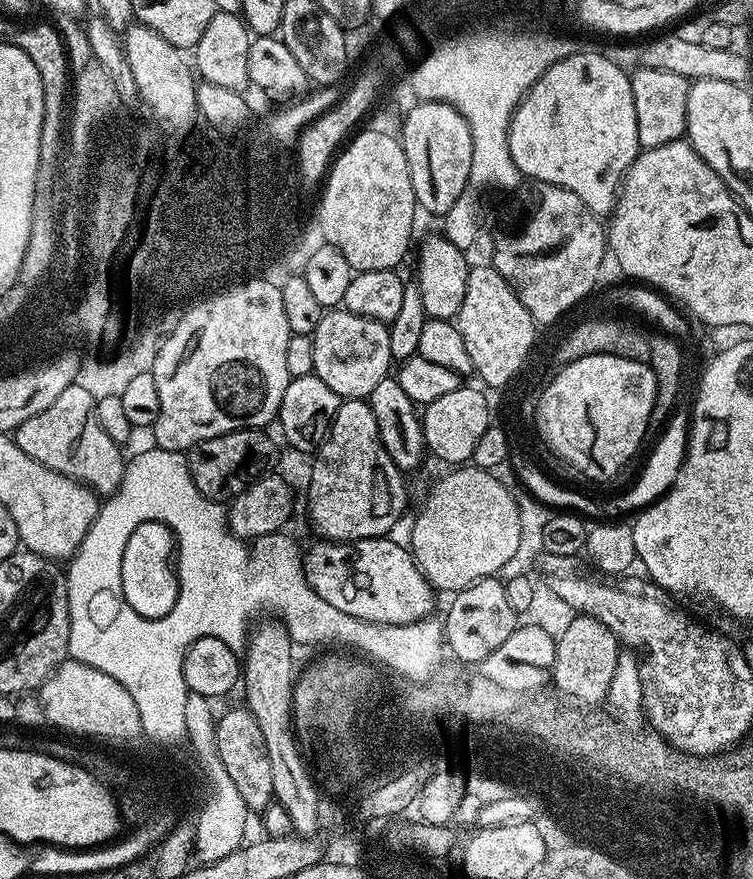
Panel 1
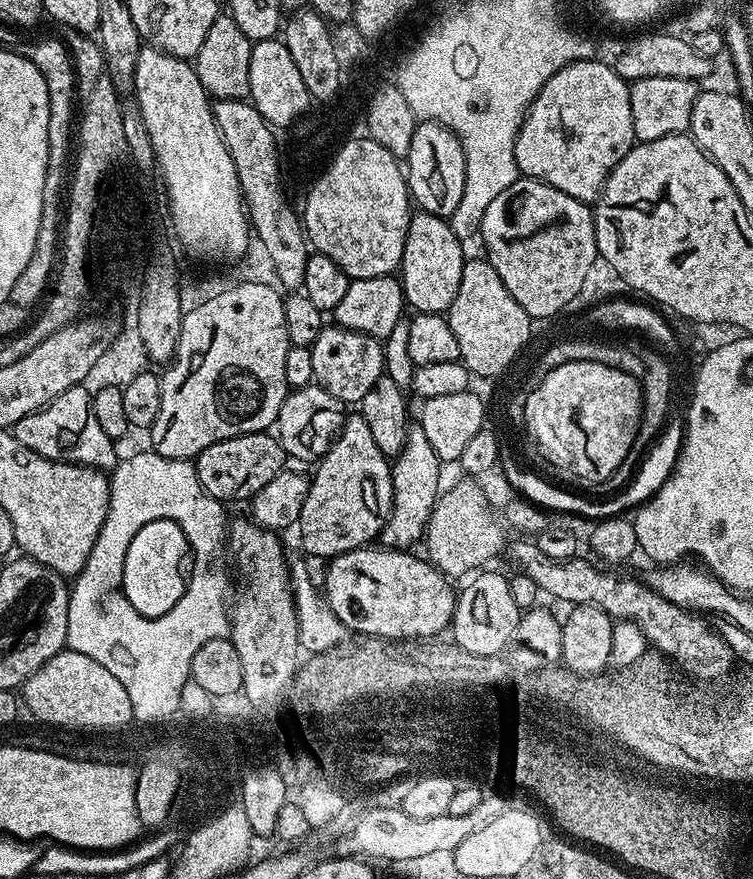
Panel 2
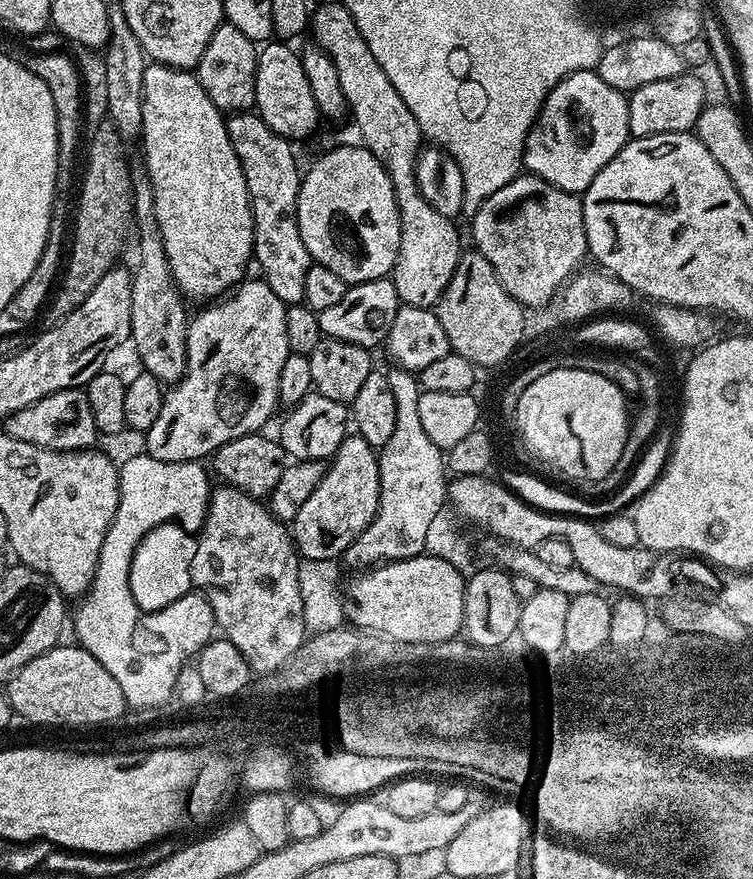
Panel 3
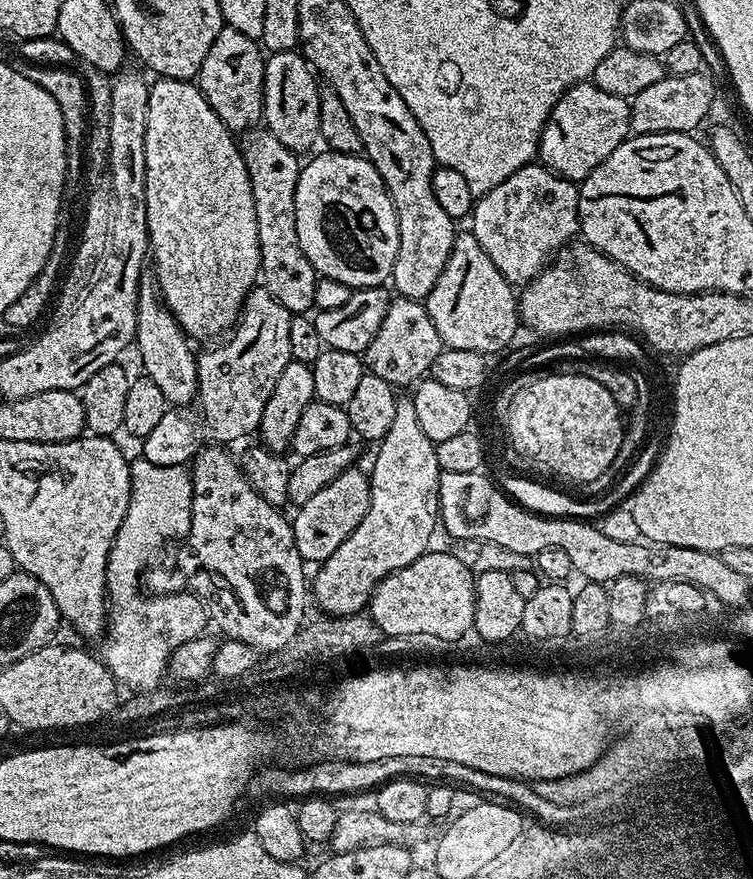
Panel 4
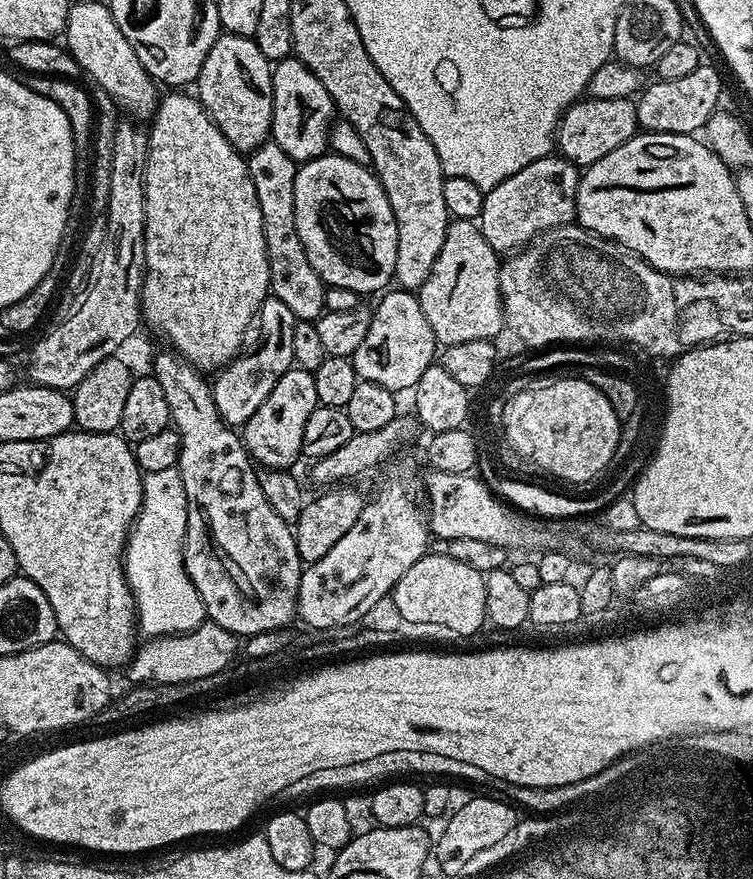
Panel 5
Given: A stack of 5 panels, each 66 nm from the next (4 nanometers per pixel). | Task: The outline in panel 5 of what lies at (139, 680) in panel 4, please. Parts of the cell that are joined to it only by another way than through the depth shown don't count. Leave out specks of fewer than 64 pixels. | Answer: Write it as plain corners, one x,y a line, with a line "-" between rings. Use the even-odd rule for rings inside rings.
179,467
143,473
142,506
124,550
124,577
136,599
141,637
179,636
205,623
206,609
194,582
184,569
184,535
188,525
188,499

